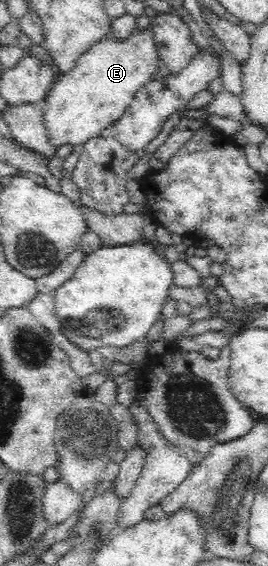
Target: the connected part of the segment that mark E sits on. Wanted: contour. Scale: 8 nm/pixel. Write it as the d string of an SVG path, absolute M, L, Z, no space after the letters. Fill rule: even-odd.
M135 27L127 36L123 38L116 38L116 36L109 35L105 39L102 39L100 42L94 44L90 49L87 50L80 58L78 58L77 65L64 76L60 76L56 78L54 85L51 87L50 91L48 91L48 95L46 95L45 100L40 105L42 109L42 114L44 114L45 125L47 126L49 139L52 141L52 144L56 147L60 147L62 145L80 145L86 143L92 139L92 137L96 137L103 133L103 131L112 126L119 118L122 118L123 113L126 113L128 107L130 107L130 103L133 101L133 97L135 94L144 86L157 79L157 74L161 71L163 67L163 57L161 57L160 46L156 44L156 34L154 34L154 30L146 27L146 29L138 29Z

